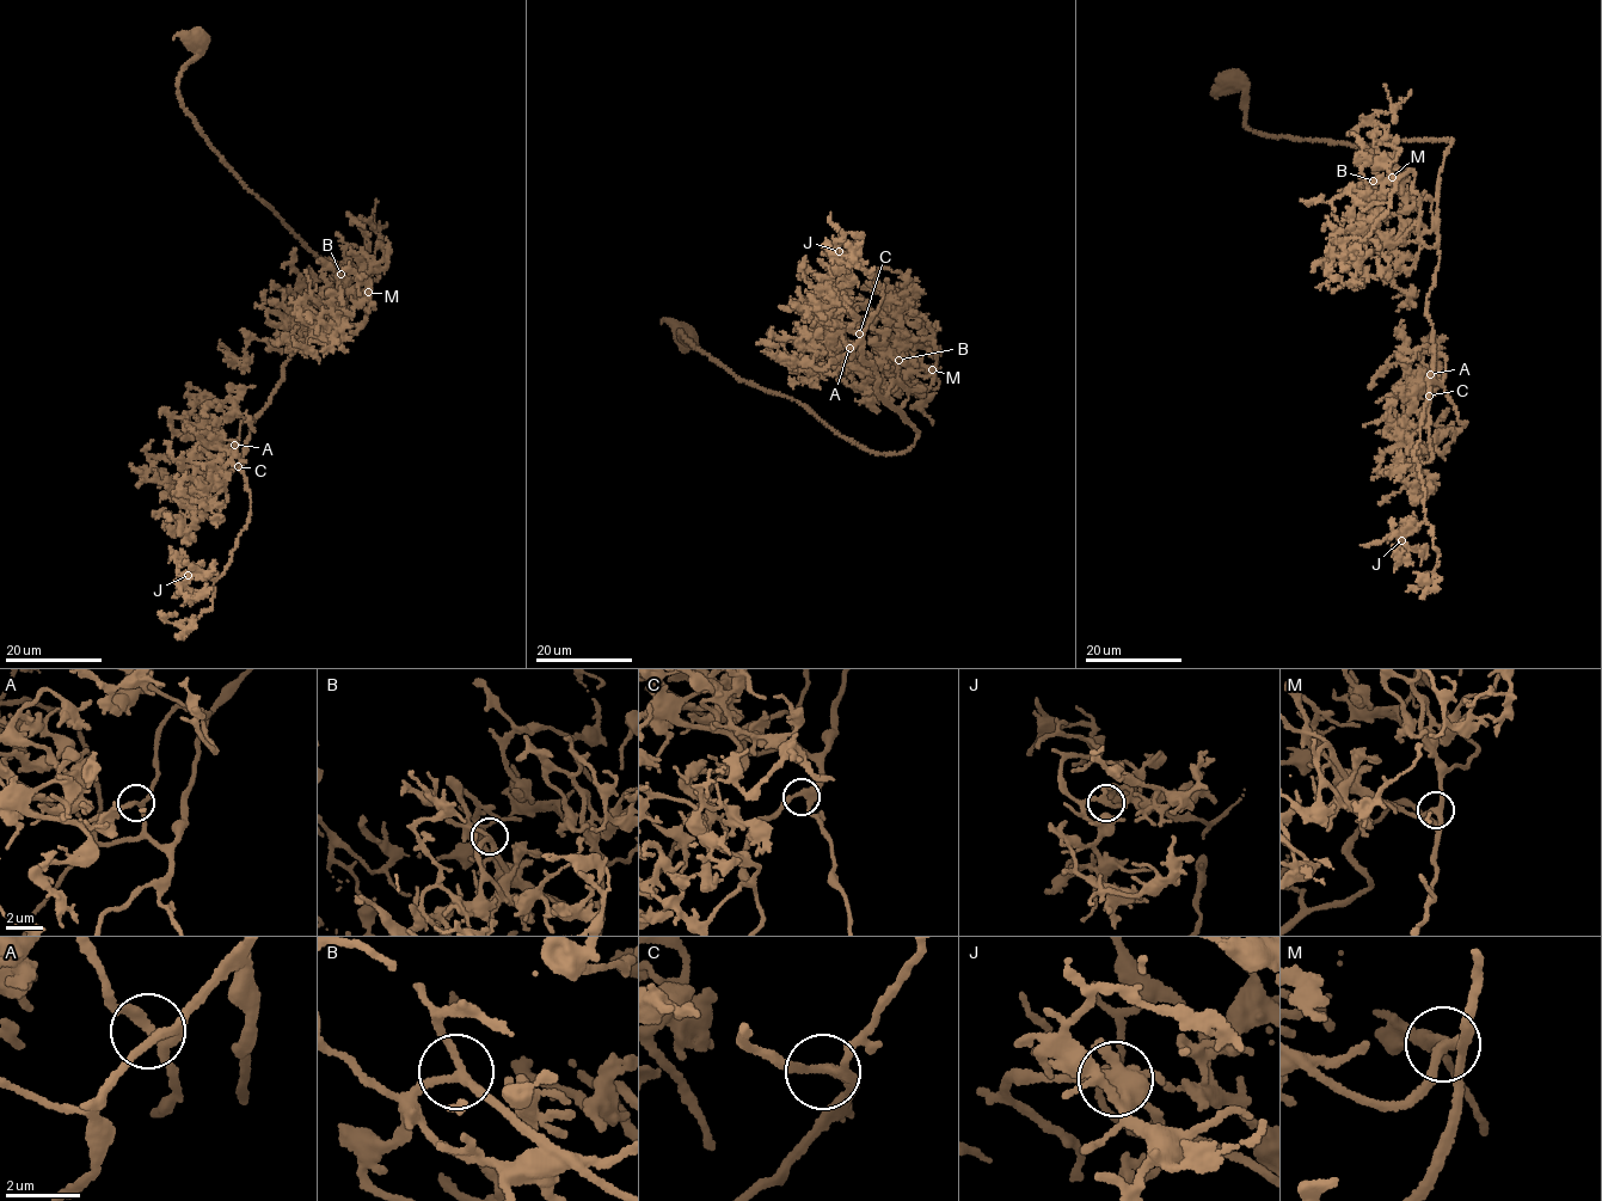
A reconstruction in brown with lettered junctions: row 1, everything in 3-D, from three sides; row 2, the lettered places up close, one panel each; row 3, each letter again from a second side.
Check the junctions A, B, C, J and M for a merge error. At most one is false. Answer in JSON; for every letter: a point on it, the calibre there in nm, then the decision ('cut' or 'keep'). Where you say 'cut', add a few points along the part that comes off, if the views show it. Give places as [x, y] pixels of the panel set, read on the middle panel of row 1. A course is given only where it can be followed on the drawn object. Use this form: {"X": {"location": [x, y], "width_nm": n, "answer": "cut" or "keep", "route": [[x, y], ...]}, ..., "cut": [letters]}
{"A": {"location": [849, 348], "width_nm": 220, "answer": "keep"}, "B": {"location": [898, 360], "width_nm": 190, "answer": "keep"}, "C": {"location": [859, 334], "width_nm": 240, "answer": "keep"}, "J": {"location": [839, 251], "width_nm": 170, "answer": "keep"}, "M": {"location": [932, 369], "width_nm": 240, "answer": "keep"}, "cut": []}

